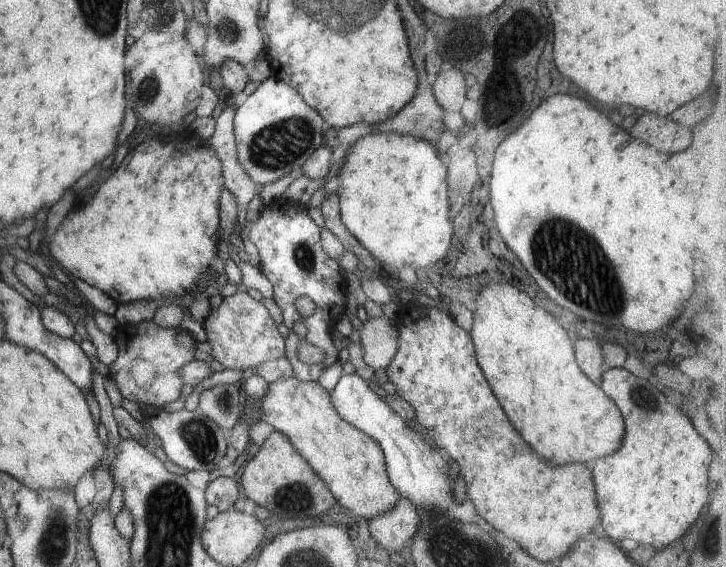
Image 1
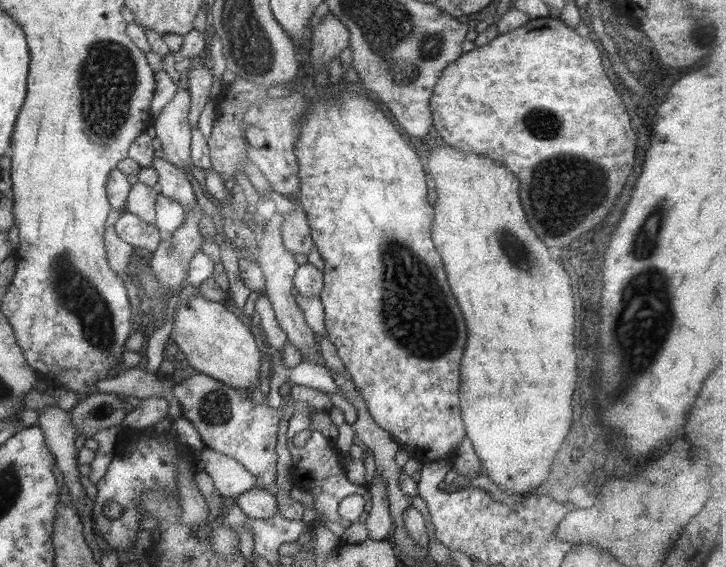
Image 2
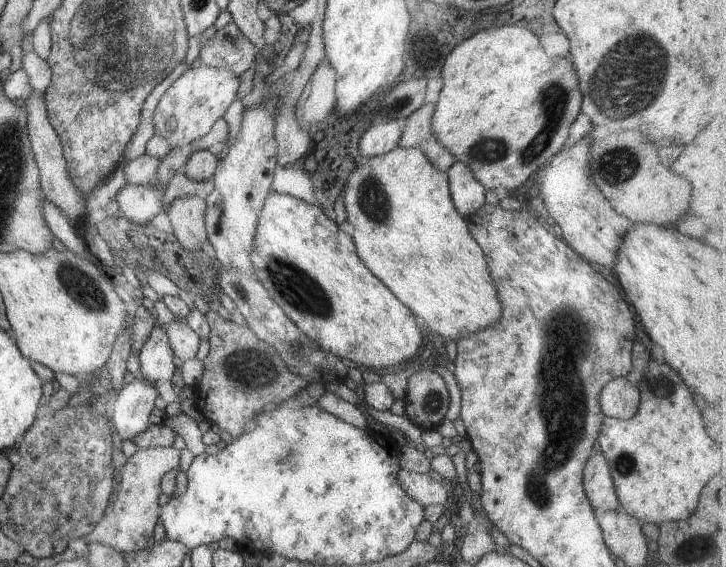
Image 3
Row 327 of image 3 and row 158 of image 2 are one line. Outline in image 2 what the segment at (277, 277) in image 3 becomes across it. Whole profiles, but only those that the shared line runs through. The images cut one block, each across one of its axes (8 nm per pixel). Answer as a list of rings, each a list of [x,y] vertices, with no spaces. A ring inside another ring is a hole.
[[[340,87],[330,93],[319,93],[317,98],[310,100],[310,109],[302,117],[300,135],[295,144],[295,156],[299,163],[299,174],[302,184],[300,193],[294,198],[302,206],[307,214],[308,224],[312,232],[312,240],[318,247],[318,252],[324,260],[324,288],[319,295],[325,308],[325,329],[327,336],[336,346],[342,364],[351,376],[356,388],[360,390],[368,412],[377,425],[388,431],[399,444],[400,449],[406,450],[412,458],[416,458],[422,465],[431,463],[433,460],[444,459],[450,452],[458,452],[458,445],[466,437],[466,428],[460,412],[459,392],[460,360],[466,348],[466,324],[462,318],[462,312],[456,304],[456,298],[450,292],[450,286],[446,282],[446,272],[440,254],[436,252],[432,238],[430,238],[430,226],[434,220],[434,210],[426,196],[428,196],[428,181],[423,160],[418,160],[416,152],[408,146],[390,119],[378,108],[373,100],[365,94],[346,91],[342,94],[344,87]]]

